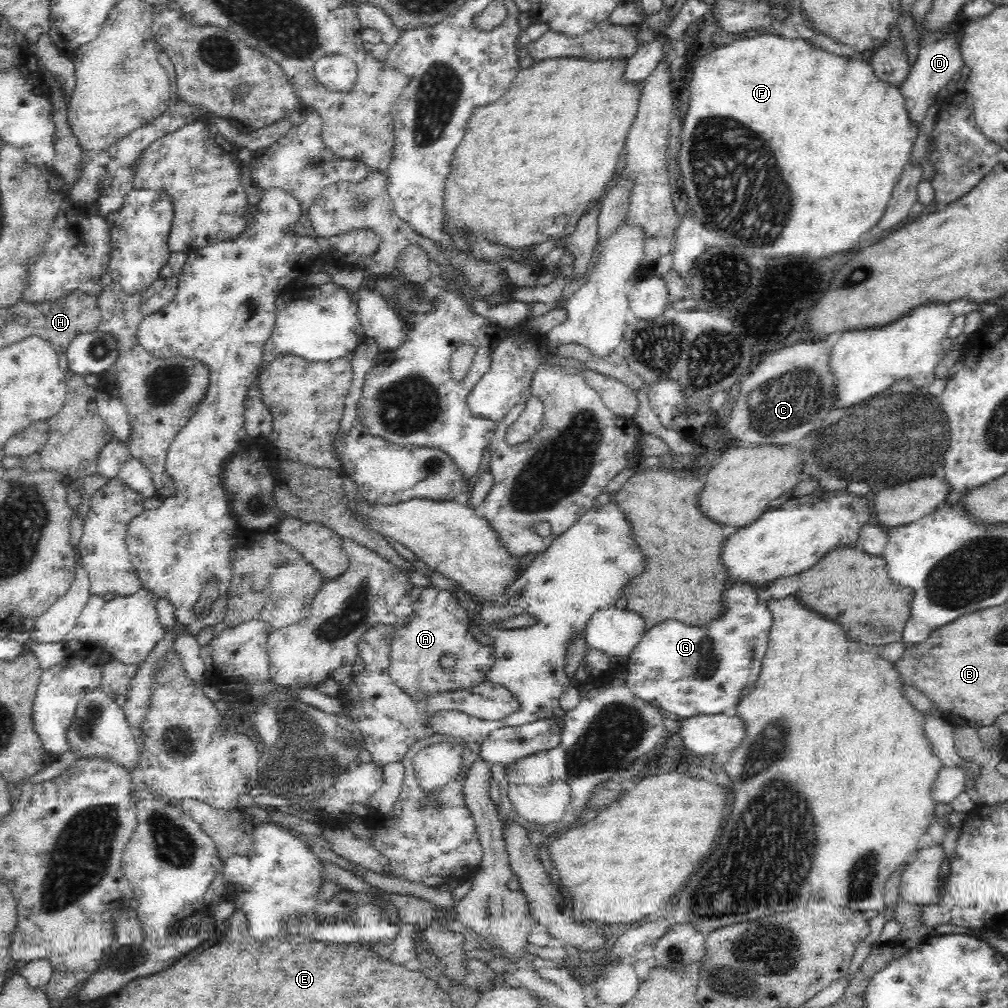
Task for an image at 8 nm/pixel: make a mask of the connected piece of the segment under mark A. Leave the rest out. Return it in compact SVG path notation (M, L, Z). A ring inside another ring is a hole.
M425 587L416 602L409 620L396 628L389 644L389 673L392 681L415 700L437 693L470 689L486 681L496 660L495 648L481 644L469 633L470 615L457 601L452 591ZM444 653L456 657L452 674L444 674L439 665Z

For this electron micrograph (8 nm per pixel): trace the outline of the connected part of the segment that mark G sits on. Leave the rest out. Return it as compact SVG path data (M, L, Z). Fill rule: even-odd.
M736 583L730 586L719 600L721 613L701 625L668 619L646 629L629 652L626 687L630 693L644 703L686 719L697 715L723 714L726 708L736 707L740 703L742 690L755 684L761 672L773 622L768 602L758 600L757 590L750 584Z

